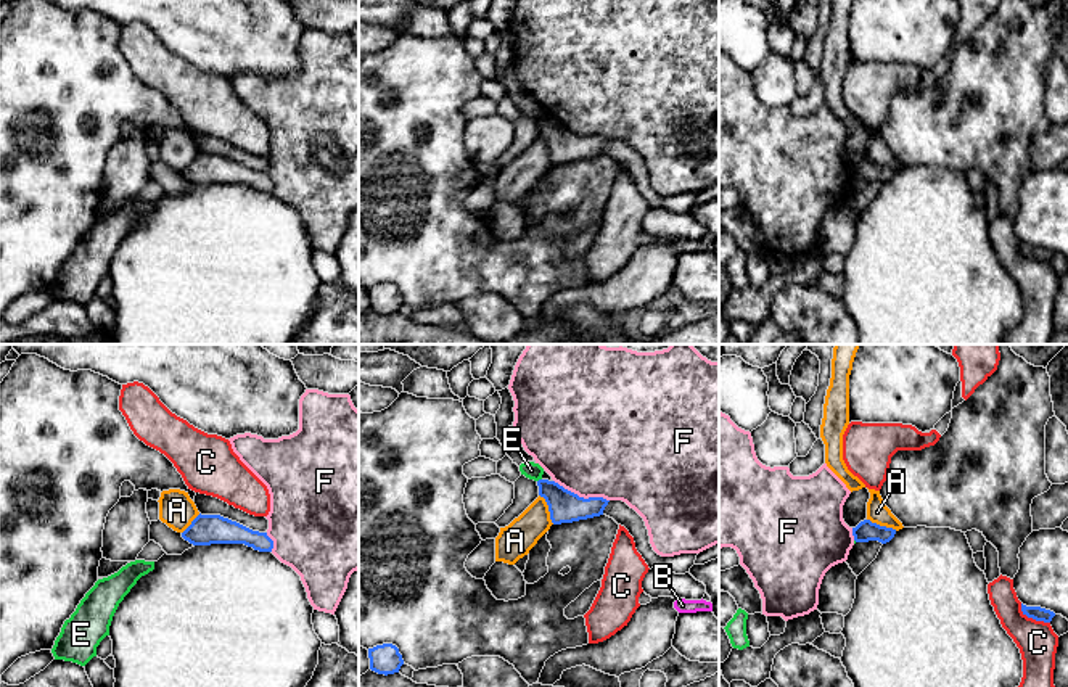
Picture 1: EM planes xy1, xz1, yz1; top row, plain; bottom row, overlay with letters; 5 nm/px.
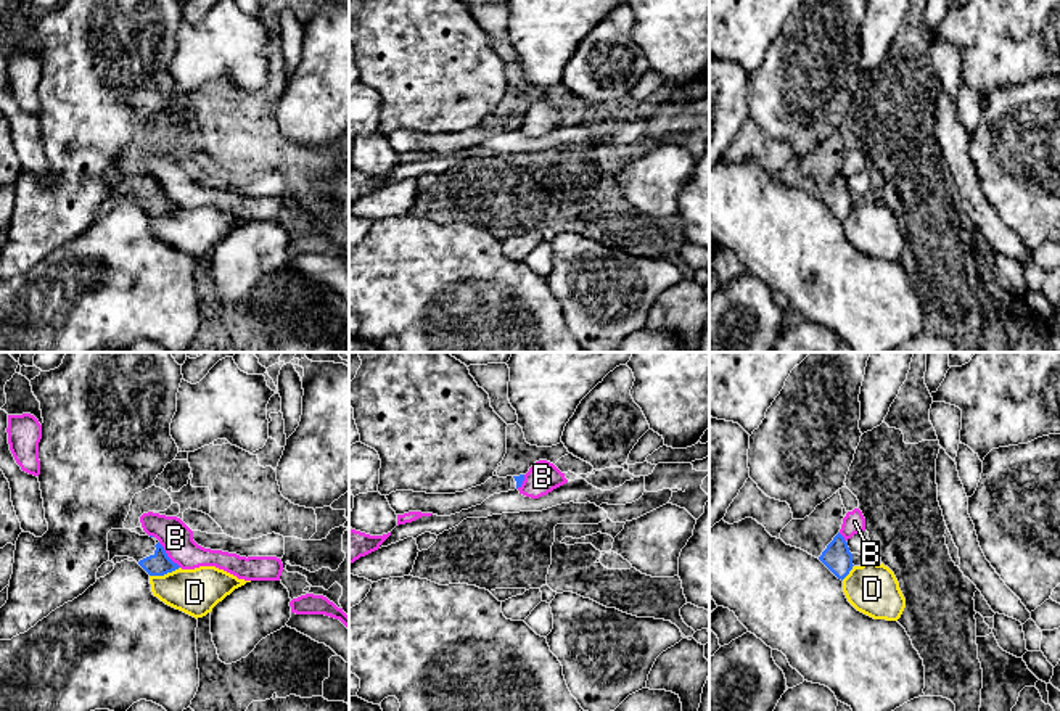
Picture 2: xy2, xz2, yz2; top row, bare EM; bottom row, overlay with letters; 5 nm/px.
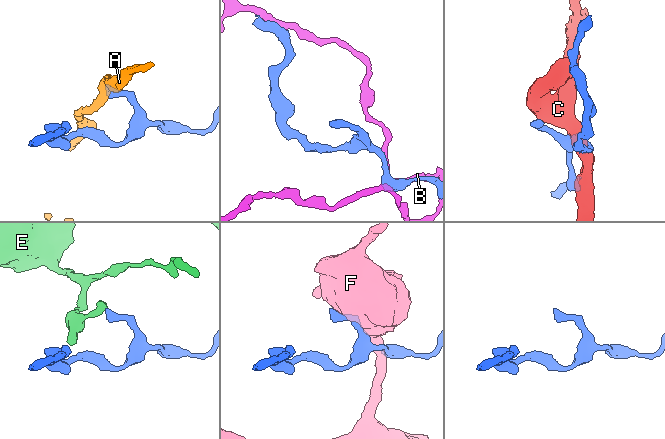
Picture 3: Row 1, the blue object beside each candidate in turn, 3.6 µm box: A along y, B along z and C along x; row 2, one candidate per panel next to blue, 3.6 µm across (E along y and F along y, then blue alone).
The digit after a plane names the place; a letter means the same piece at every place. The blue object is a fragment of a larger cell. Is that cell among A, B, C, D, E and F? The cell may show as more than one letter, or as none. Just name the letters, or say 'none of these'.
none of these

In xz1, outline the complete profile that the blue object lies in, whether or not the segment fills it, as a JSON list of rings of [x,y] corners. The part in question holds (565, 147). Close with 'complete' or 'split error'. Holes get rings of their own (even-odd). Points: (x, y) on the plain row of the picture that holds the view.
[[[539,119],[539,135],[545,138],[553,164],[573,162],[603,154],[610,140],[603,137],[579,137],[555,121]]]; complete

